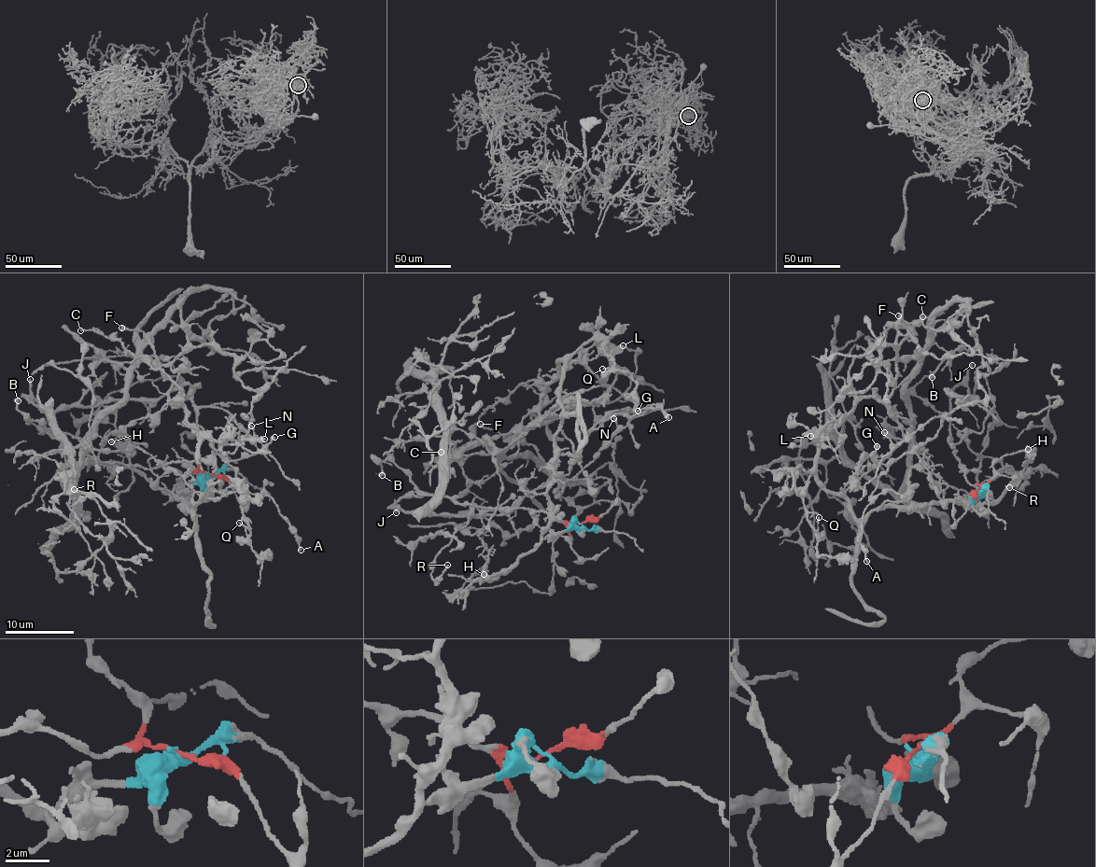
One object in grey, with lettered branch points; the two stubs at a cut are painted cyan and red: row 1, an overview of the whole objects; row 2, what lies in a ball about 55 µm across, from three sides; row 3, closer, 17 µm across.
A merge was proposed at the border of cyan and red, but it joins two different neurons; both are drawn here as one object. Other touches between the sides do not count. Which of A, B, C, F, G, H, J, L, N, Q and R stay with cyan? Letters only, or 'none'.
C, F, H, L, Q

